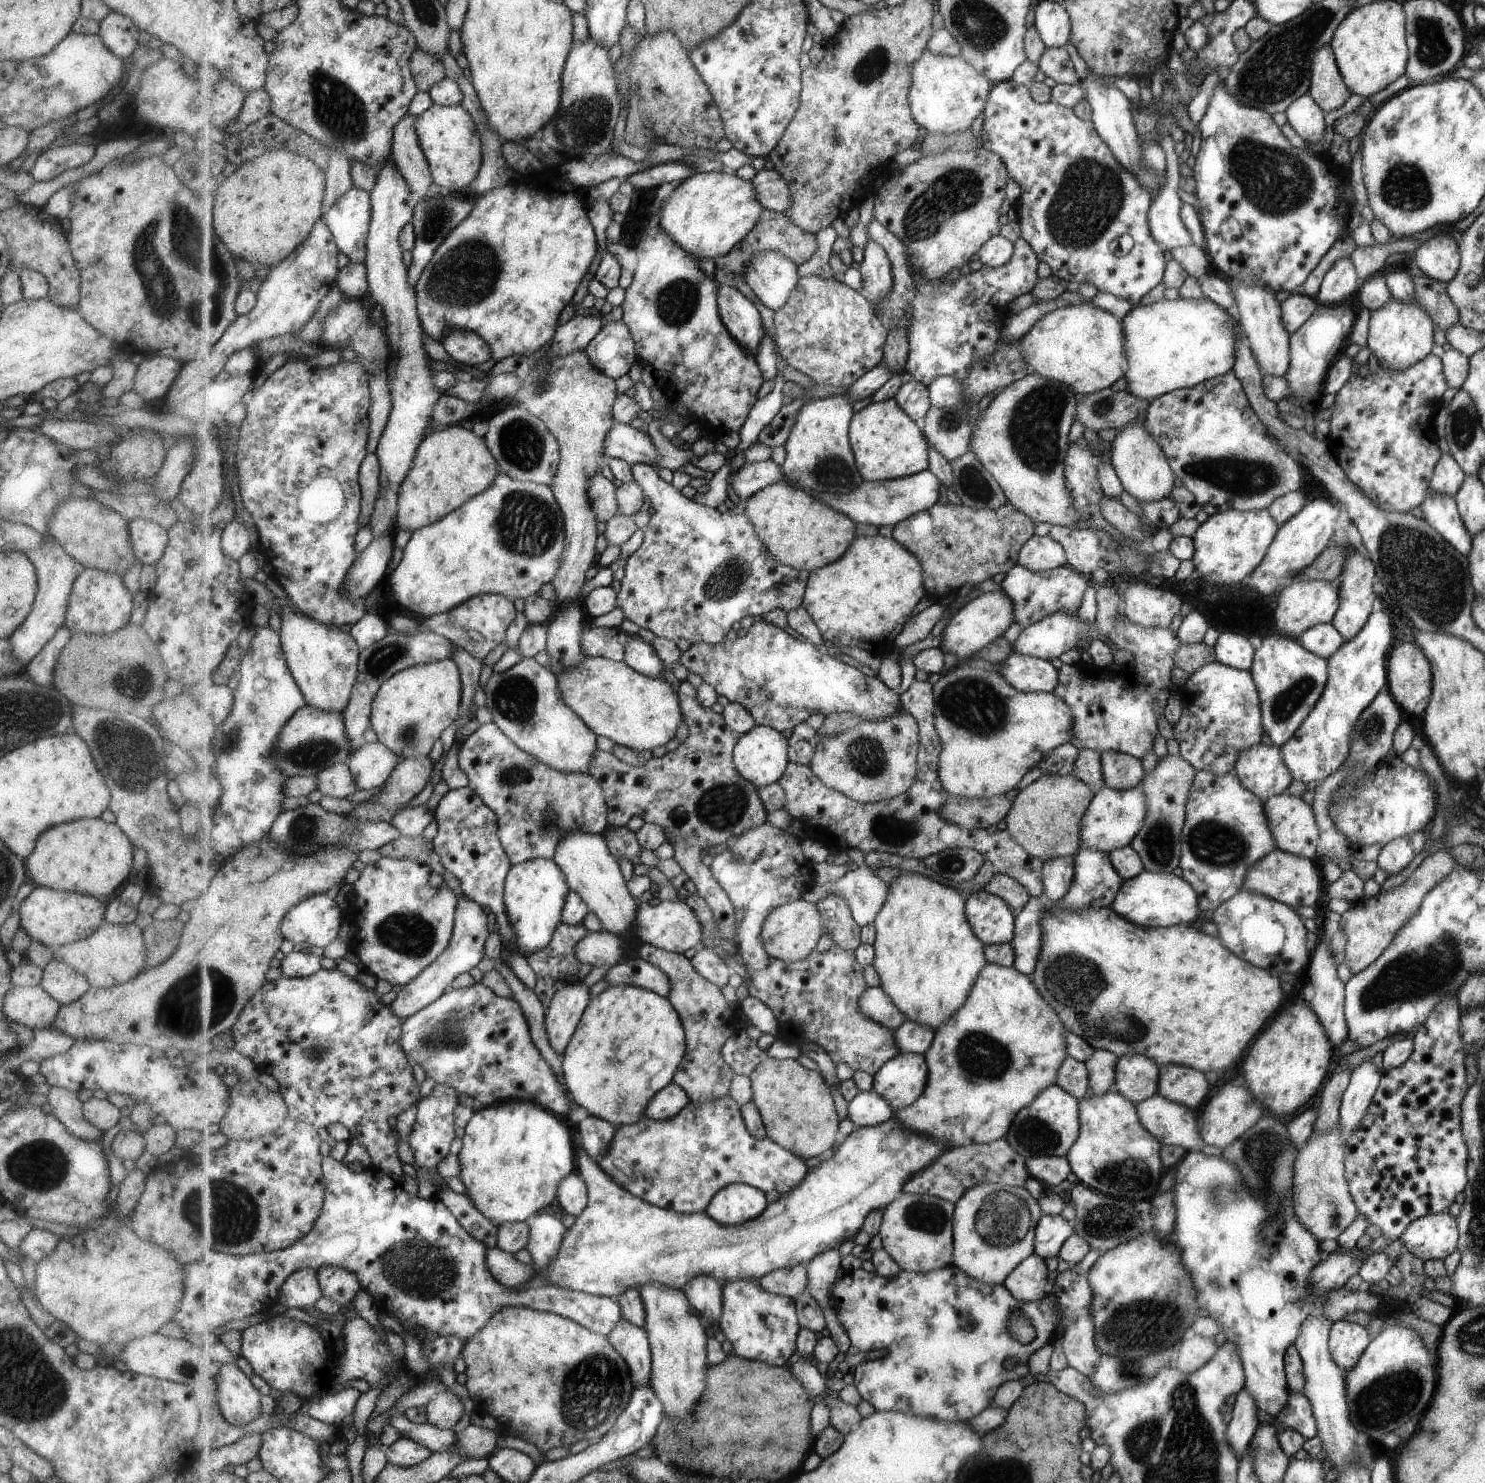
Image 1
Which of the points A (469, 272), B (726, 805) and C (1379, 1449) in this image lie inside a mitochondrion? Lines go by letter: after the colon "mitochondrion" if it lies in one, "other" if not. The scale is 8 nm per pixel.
A: mitochondrion
B: mitochondrion
C: other

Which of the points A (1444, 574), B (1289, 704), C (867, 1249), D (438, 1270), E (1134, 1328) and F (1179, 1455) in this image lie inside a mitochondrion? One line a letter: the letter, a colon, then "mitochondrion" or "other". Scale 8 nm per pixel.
A: mitochondrion
B: mitochondrion
C: other
D: mitochondrion
E: mitochondrion
F: mitochondrion

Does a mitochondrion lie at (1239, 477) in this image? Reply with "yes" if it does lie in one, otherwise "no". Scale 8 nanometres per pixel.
yes

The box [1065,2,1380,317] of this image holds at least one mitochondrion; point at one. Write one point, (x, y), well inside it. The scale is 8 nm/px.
(1278, 68)

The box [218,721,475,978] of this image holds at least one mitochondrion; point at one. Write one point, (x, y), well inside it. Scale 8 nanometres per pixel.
(412, 935)

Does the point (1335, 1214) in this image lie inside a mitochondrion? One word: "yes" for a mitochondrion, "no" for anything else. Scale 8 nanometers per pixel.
yes

